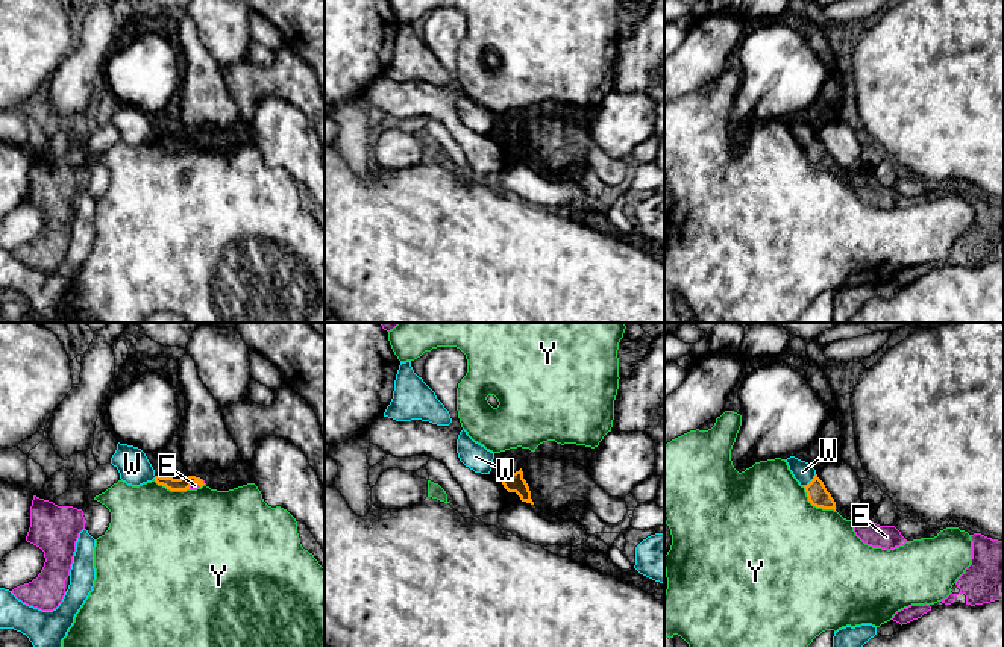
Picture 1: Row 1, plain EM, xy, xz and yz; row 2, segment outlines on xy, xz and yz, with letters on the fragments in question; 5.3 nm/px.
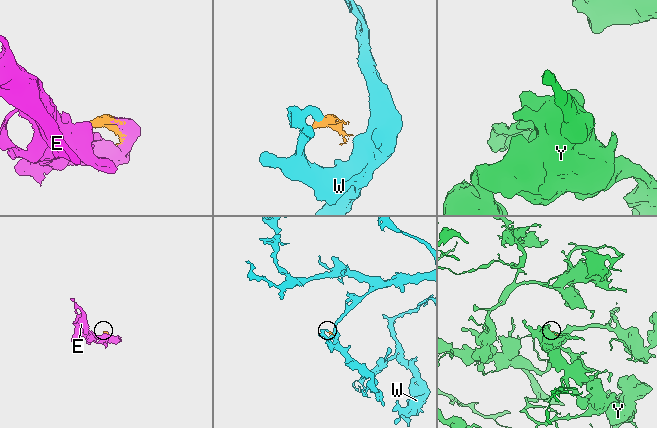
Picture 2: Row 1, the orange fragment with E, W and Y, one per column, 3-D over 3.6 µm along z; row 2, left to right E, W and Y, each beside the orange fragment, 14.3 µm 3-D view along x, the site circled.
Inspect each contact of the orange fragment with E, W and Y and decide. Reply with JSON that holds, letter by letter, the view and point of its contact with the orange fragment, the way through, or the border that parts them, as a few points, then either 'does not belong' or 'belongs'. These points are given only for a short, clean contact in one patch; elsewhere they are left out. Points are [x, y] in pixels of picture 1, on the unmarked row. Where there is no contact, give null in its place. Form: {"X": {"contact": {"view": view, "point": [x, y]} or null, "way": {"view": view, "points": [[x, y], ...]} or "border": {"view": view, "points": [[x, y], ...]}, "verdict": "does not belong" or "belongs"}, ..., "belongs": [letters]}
{"E": {"contact": {"view": "xy", "point": [194, 143]}, "verdict": "belongs"}, "W": {"contact": {"view": "yz", "point": [812, 141]}, "border": {"view": "yz", "points": [[816, 135], [804, 147]]}, "verdict": "does not belong"}, "Y": {"contact": {"view": "yz", "point": [815, 165]}, "verdict": "does not belong"}, "belongs": ["E"]}

